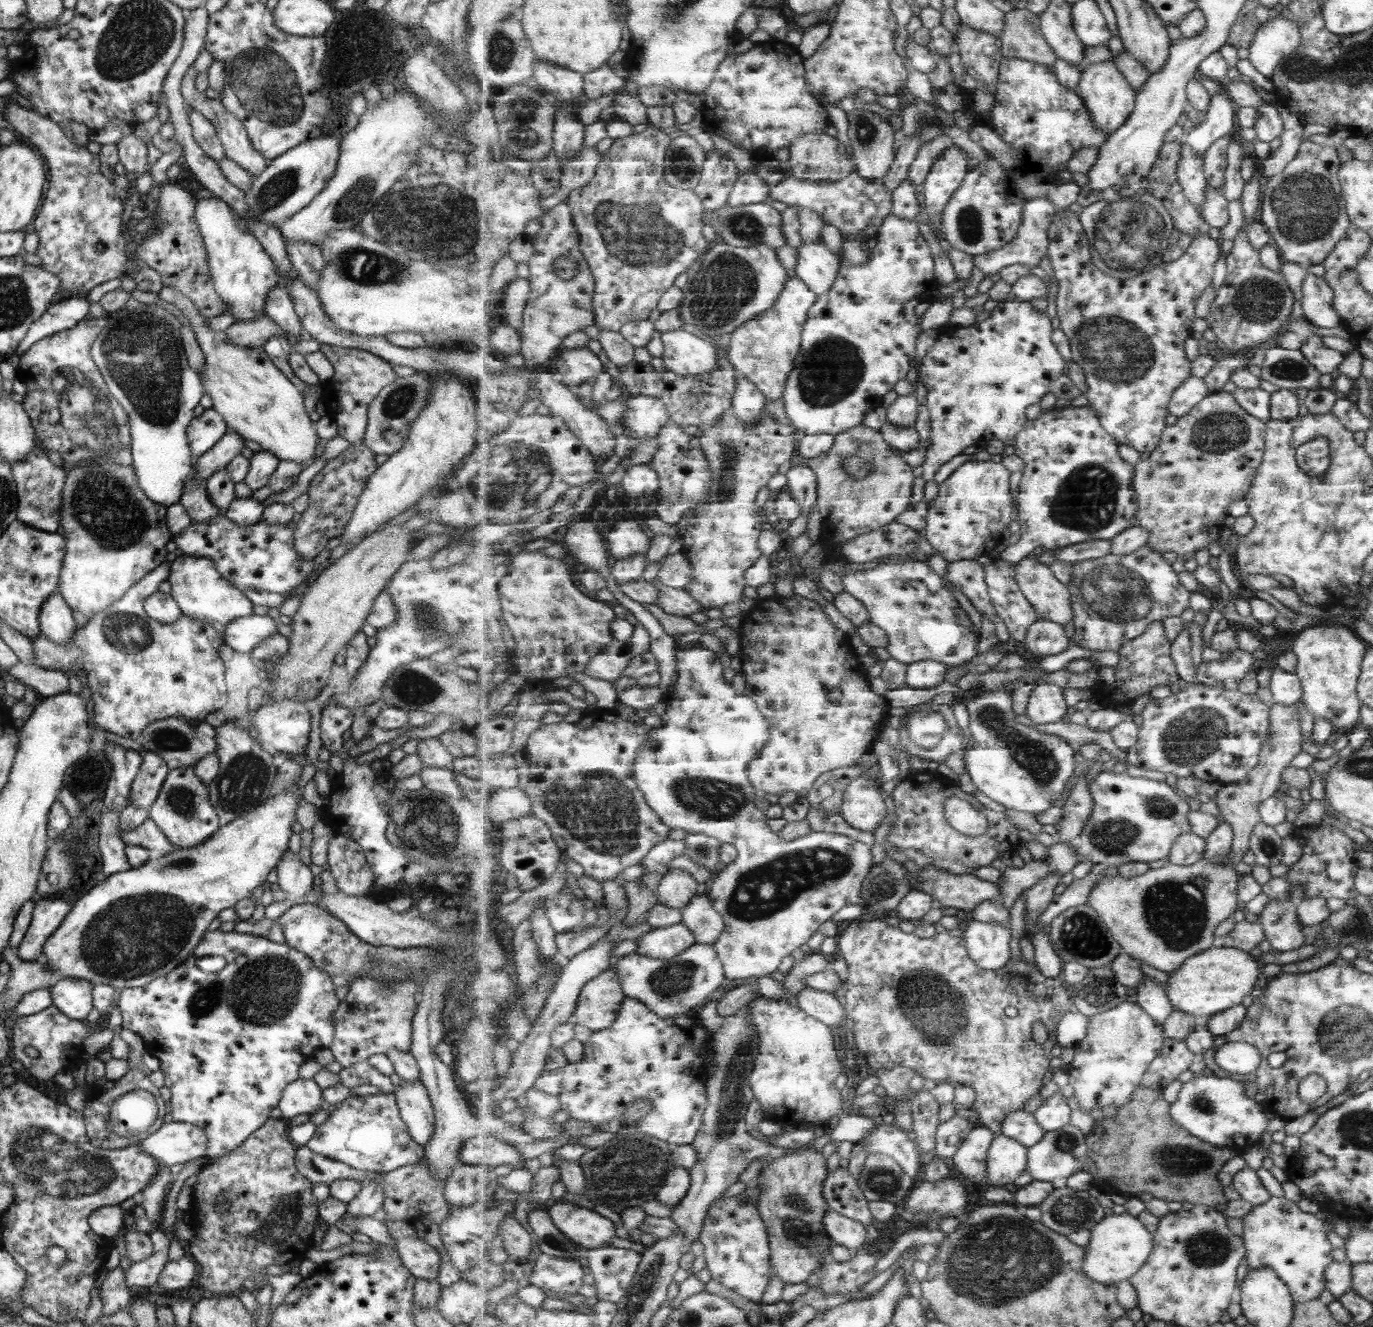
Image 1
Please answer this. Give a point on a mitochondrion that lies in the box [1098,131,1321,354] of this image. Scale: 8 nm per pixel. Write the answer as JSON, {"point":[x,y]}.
{"point":[1258,300]}

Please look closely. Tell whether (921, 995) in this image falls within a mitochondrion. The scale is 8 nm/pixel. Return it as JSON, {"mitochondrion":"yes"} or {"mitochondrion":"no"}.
{"mitochondrion":"yes"}

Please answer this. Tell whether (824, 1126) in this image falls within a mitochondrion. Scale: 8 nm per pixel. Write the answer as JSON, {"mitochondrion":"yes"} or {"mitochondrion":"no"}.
{"mitochondrion":"no"}

